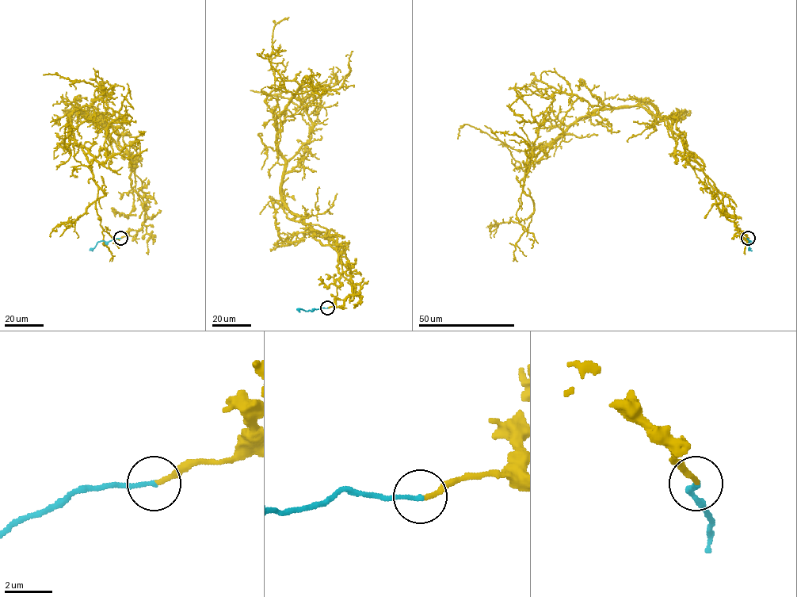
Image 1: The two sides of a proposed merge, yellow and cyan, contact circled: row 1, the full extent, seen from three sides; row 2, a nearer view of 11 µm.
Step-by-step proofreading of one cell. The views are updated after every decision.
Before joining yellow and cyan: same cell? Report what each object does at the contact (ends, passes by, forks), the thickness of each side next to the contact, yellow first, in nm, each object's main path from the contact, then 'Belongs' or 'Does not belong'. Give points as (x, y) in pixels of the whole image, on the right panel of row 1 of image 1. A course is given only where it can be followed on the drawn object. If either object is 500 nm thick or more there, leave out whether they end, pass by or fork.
At the ring yellow ends. At the ring cyan ends. Thickness 190 nm (yellow) against 180 nm. Course of yellow: (748, 238), (703, 162), (638, 105), (596, 109), (546, 145), (524, 177), (534, 212), (491, 238). Course of cyan: (748, 238), (751, 241), (749, 250). Belongs

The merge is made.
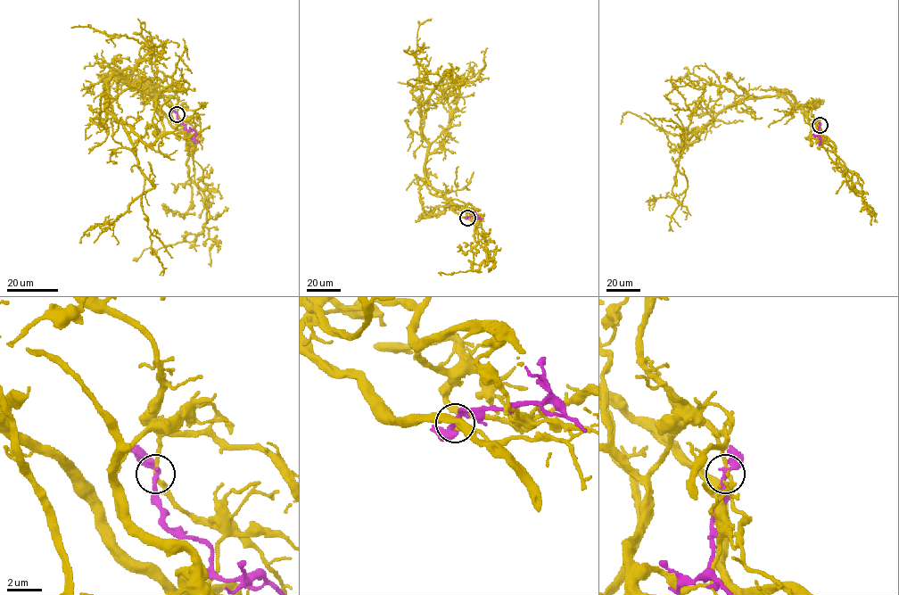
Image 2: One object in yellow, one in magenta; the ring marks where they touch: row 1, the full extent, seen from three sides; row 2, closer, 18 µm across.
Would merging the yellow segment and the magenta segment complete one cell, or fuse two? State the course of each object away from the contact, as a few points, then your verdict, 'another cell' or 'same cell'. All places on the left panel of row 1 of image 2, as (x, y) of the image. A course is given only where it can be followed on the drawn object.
course yellow (177, 114), (173, 92), (112, 69), (106, 111), (154, 185), (96, 225), (117, 244); course magenta (177, 114), (178, 121), (195, 132), (193, 143); another cell

